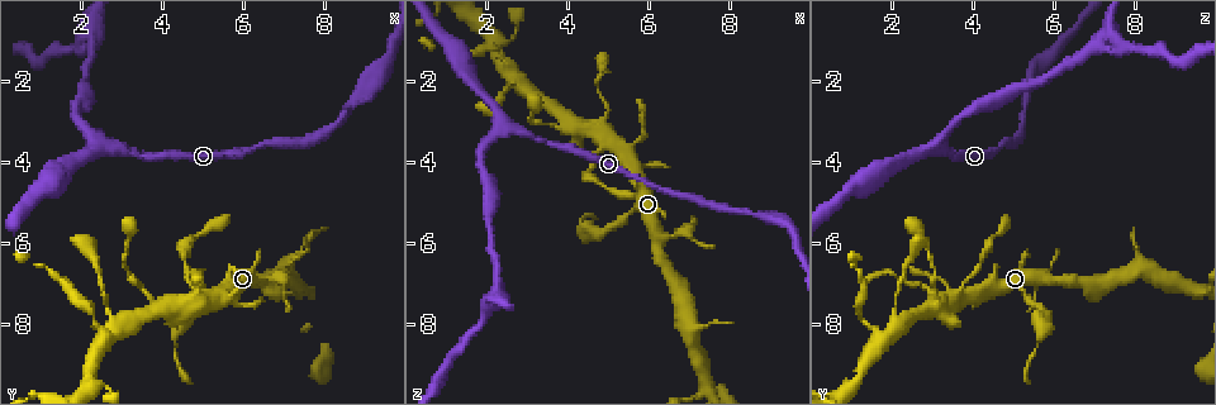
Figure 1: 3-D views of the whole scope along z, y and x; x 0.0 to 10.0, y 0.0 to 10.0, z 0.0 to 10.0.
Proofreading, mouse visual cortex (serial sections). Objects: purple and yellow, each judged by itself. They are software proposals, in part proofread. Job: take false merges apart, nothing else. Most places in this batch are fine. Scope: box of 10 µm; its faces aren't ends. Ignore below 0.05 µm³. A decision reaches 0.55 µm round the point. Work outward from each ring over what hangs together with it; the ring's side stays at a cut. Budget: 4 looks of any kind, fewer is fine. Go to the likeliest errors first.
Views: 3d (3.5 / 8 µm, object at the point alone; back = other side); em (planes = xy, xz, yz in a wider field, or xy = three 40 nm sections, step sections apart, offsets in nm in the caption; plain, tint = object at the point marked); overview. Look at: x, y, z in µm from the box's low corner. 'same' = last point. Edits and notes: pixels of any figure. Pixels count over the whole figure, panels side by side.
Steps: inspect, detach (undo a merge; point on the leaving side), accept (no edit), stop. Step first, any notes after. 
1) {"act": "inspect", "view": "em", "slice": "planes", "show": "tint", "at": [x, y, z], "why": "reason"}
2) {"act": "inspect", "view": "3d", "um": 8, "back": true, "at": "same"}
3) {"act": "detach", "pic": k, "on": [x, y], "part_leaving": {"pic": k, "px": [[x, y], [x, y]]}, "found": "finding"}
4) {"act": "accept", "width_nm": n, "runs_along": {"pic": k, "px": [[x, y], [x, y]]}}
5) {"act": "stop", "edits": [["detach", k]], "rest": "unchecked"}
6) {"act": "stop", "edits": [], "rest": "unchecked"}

{"act": "inspect", "view": "3d", "um": 3.5, "at": [4.90, 7.25, 3.60], "why": "thin arm on a thick one"}

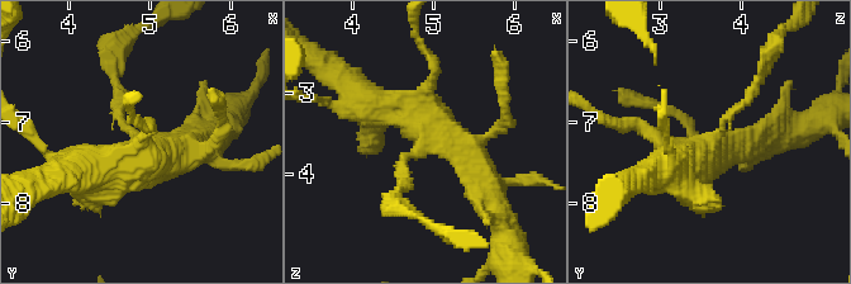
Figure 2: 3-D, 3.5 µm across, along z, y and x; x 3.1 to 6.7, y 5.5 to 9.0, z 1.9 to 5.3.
{"act": "inspect", "view": "em", "slice": "planes", "show": "tint", "at": [4.90, 7.30, 3.65]}

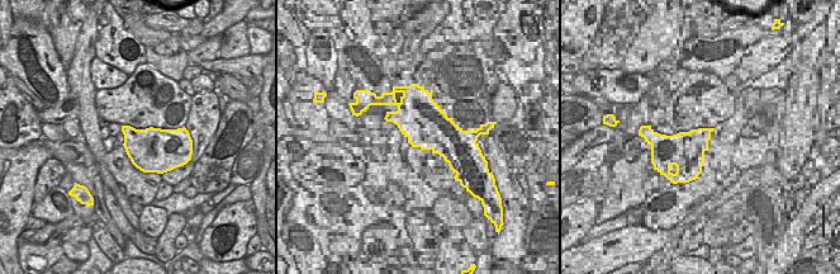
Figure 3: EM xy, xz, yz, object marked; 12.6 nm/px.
{"act": "accept", "found": "all the same cell"}

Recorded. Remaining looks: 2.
{"act": "inspect", "view": "3d", "um": 3.5, "at": [2.65, 3.60, 3.10], "why": "three-way junction"}

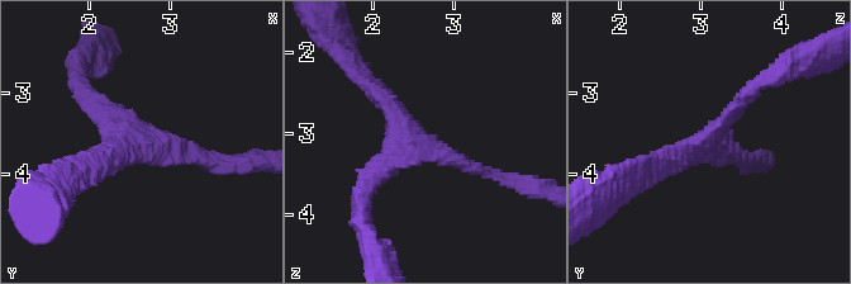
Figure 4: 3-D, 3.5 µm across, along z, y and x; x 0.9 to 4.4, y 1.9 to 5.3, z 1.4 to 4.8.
{"act": "inspect", "view": "em", "slice": "xy", "step": 2, "show": "tint", "at": [2.70, 3.65, 3.20]}

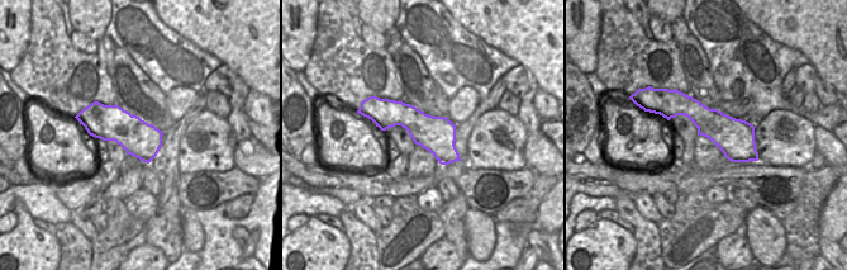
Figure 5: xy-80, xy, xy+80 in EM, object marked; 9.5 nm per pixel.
{"act": "accept", "arms": 3, "arm_widths_nm": [150, 200, 250], "runs_along": {"pic": 5, "px": [[660, 109], [694, 109], [755, 157]]}, "found": "all the same cell"}

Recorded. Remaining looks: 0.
{"act": "stop", "edits": [], "rest": "unchecked"}

